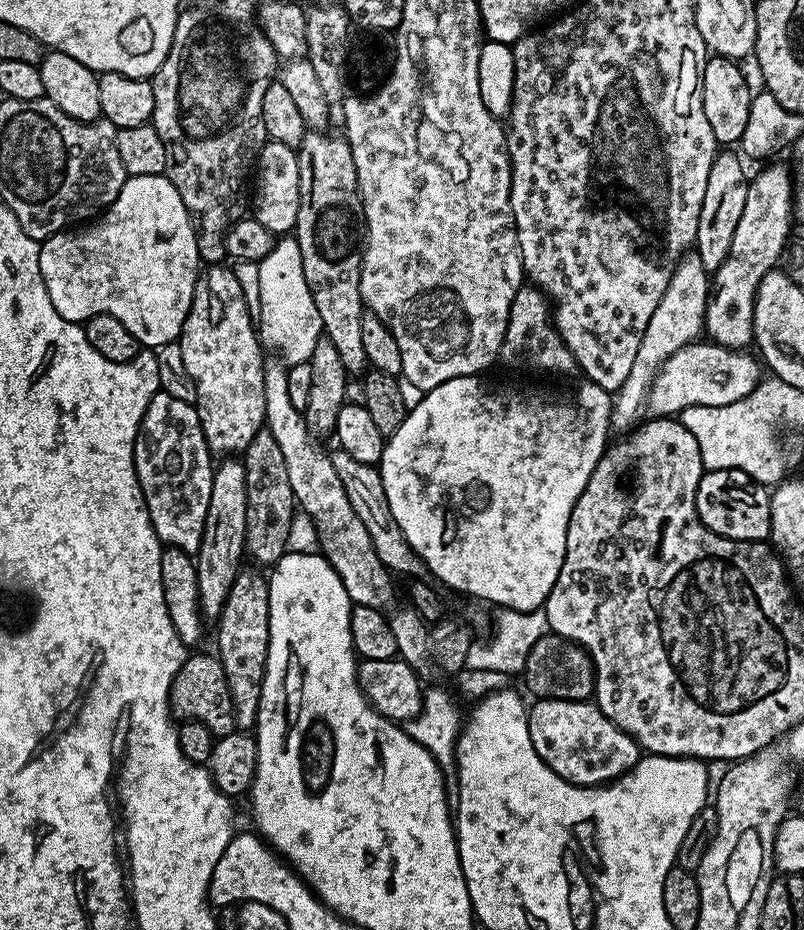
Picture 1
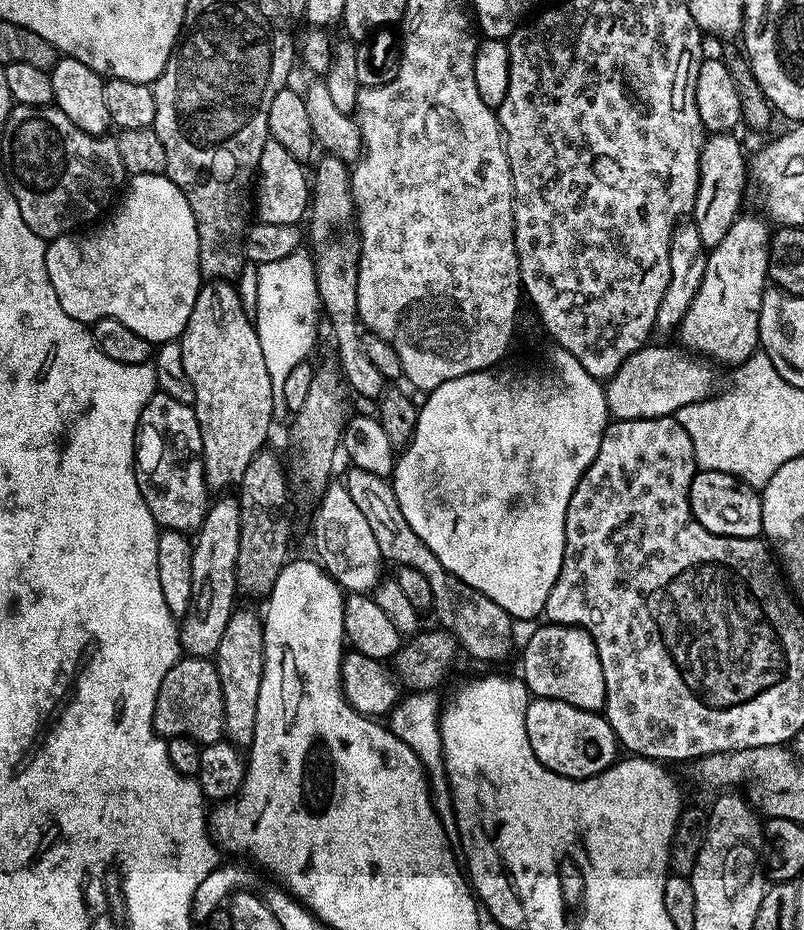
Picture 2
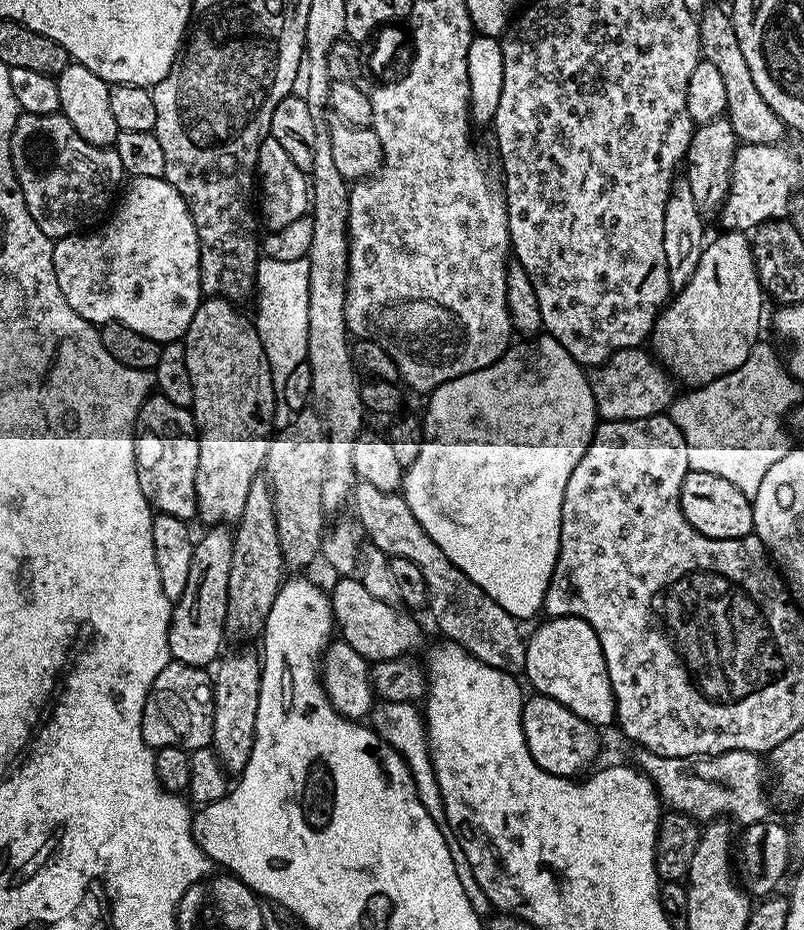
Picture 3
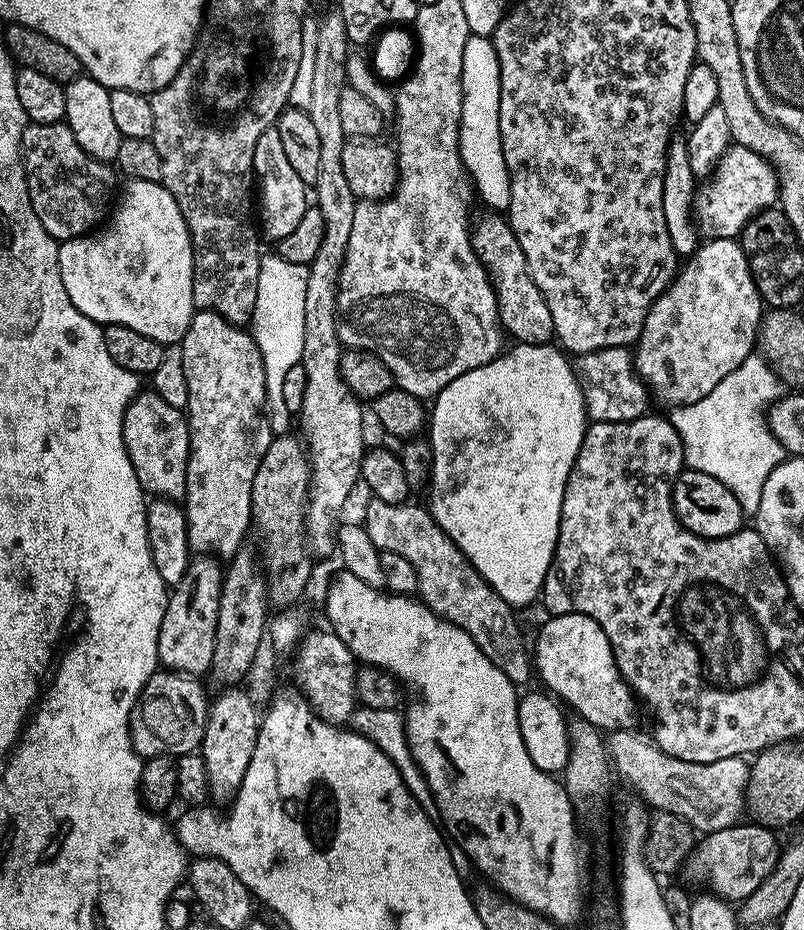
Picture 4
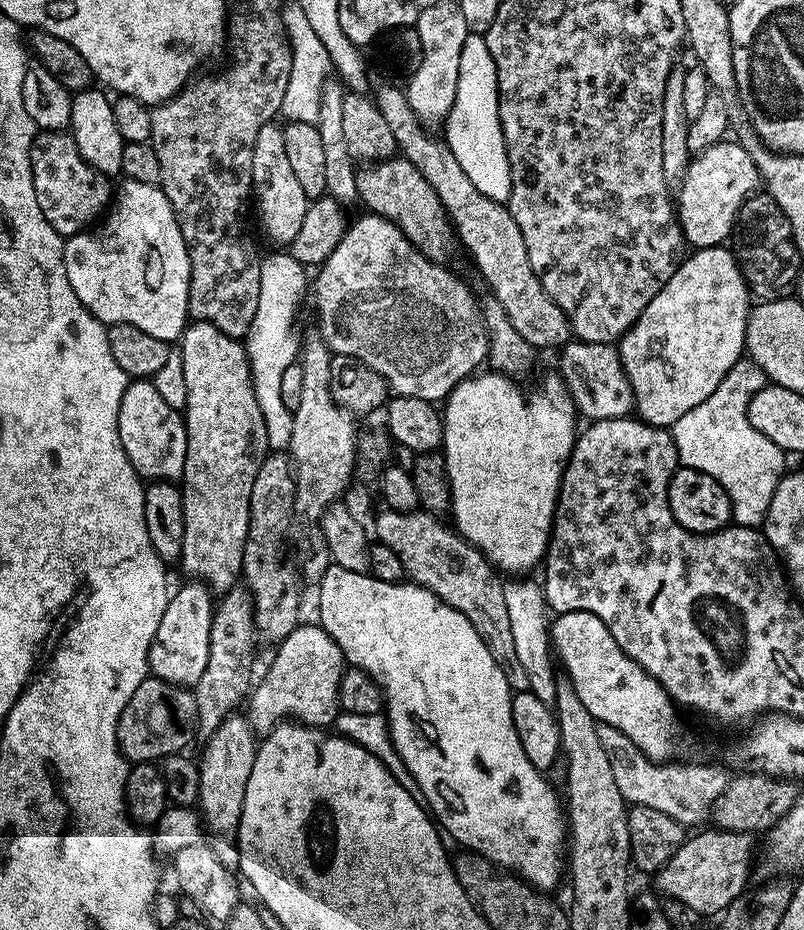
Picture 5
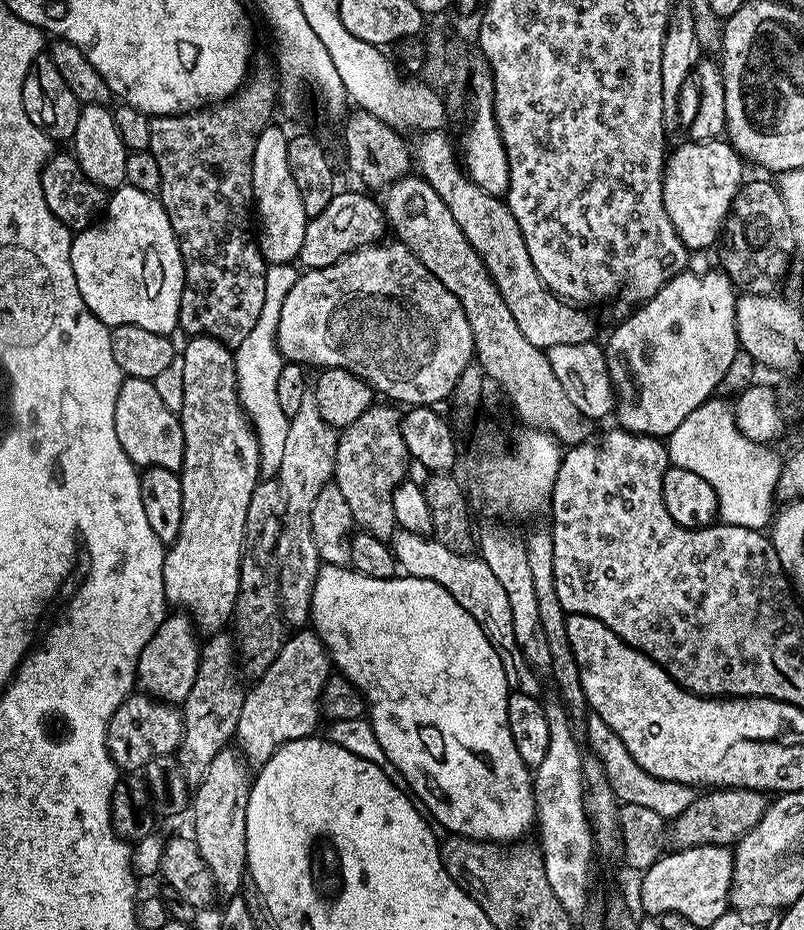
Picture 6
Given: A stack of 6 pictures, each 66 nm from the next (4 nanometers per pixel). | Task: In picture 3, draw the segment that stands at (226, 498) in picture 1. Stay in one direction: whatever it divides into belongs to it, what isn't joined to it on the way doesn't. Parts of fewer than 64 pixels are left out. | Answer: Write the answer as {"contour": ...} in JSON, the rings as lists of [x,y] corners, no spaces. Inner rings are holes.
{"contour":[[[224,526],[209,527],[205,531],[208,533],[201,540],[199,537],[195,541],[196,549],[194,559],[190,561],[190,578],[186,581],[186,594],[182,594],[182,598],[172,604],[172,621],[166,631],[170,657],[177,664],[208,668],[221,655],[220,647],[223,646],[224,640],[226,641],[224,627],[228,613],[232,557],[232,532],[226,529]]]}

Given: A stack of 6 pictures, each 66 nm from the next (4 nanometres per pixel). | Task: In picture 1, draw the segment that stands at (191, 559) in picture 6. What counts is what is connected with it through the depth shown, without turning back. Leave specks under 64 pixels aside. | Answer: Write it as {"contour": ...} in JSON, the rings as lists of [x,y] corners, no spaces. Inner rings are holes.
{"contour":[[[209,267],[197,280],[194,298],[190,302],[188,317],[180,331],[178,343],[182,350],[182,362],[186,362],[186,370],[190,370],[190,378],[194,378],[196,383],[196,413],[202,422],[202,434],[208,449],[214,454],[240,454],[246,446],[250,446],[254,434],[258,434],[266,424],[266,352],[260,343],[253,313],[252,316],[248,313],[244,288],[239,278],[224,267]]]}

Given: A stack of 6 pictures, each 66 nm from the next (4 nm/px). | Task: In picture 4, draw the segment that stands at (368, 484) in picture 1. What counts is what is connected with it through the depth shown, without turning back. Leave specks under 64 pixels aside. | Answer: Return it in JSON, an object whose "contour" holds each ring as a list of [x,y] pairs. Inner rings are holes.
{"contour":[[[375,498],[369,501],[362,523],[370,534],[370,542],[374,542],[381,552],[402,554],[402,558],[414,566],[414,574],[418,574],[418,596],[428,609],[466,630],[466,634],[474,638],[478,650],[482,650],[482,654],[486,654],[486,658],[490,658],[490,662],[494,662],[512,684],[523,686],[528,680],[528,672],[530,676],[529,649],[528,652],[524,649],[524,640],[518,633],[496,632],[496,620],[508,620],[514,615],[512,605],[488,585],[478,570],[474,570],[466,554],[450,542],[423,503],[391,504]]]}

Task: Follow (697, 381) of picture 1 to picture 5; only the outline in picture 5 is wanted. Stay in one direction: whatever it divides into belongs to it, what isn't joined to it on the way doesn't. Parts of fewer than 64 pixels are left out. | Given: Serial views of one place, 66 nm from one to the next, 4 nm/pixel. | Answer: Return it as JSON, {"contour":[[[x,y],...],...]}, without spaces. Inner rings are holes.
{"contour":[[[573,339],[559,349],[558,375],[568,388],[577,413],[585,421],[619,420],[633,411],[632,387],[624,373],[620,353],[610,344],[591,344]]]}

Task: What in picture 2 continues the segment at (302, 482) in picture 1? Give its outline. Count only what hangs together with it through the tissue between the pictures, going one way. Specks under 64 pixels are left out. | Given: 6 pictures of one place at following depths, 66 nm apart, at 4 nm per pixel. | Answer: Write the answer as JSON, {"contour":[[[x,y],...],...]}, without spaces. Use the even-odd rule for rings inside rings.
{"contour":[[[329,483],[323,492],[319,493],[316,504],[316,513],[312,516],[312,544],[316,547],[315,559],[321,568],[340,585],[348,594],[370,594],[380,584],[385,575],[386,561],[384,555],[378,550],[378,542],[374,538],[374,530],[370,530],[370,522],[358,510],[354,498],[350,498],[350,490],[347,483]]]}

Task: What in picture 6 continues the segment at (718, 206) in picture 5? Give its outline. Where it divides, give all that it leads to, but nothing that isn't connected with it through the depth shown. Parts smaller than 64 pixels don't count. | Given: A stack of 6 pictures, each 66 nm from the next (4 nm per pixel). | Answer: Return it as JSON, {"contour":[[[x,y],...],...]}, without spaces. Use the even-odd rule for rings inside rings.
{"contour":[[[727,139],[694,140],[680,144],[667,153],[664,161],[664,205],[670,222],[690,250],[708,248],[725,227],[732,201],[745,183],[745,161]]]}

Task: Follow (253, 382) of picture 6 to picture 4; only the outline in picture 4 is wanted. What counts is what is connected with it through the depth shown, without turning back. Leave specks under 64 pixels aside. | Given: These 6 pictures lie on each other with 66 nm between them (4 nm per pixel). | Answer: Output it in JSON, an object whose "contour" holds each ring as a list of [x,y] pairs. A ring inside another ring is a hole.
{"contour":[[[275,254],[261,255],[258,270],[258,298],[254,302],[250,331],[262,354],[262,366],[266,372],[268,421],[272,423],[272,431],[276,434],[289,431],[290,414],[282,398],[282,378],[286,378],[286,370],[290,370],[290,366],[299,364],[302,358],[302,338],[306,330],[307,281],[307,264],[286,262],[286,258]]]}

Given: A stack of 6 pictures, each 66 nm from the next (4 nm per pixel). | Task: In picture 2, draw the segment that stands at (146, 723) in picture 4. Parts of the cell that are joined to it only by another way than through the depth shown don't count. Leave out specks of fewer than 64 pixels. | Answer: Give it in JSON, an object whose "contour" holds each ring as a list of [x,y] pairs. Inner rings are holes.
{"contour":[[[185,655],[176,661],[166,678],[162,678],[162,686],[154,702],[152,725],[158,736],[185,736],[201,746],[225,739],[222,682],[211,659]]]}

